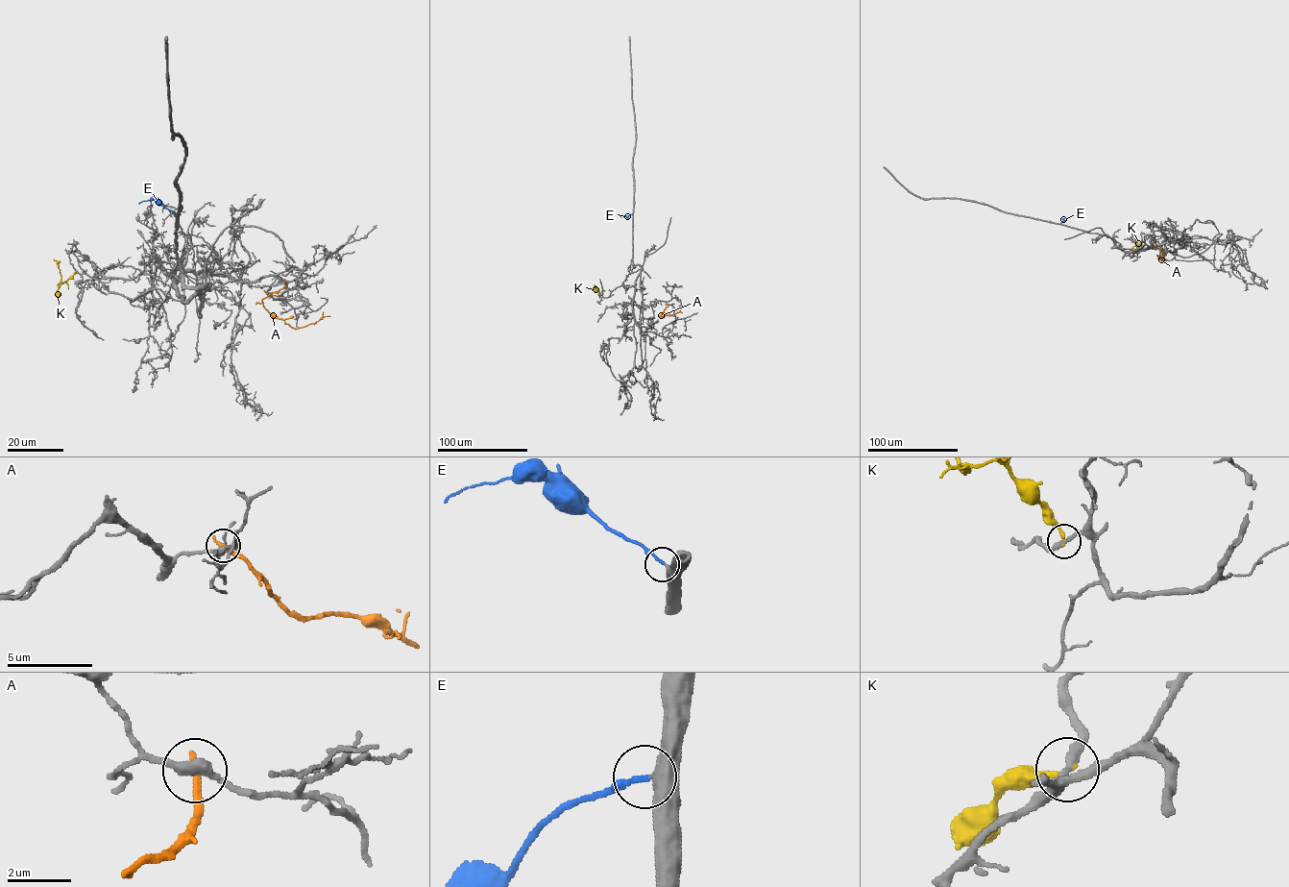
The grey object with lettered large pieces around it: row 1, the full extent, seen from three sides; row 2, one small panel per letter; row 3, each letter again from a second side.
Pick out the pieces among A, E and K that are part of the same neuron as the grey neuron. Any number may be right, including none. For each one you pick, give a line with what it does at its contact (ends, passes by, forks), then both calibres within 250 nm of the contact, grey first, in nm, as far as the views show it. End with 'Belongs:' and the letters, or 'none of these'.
E: it ends; calibres 440 and 140 nm
Belongs: E

